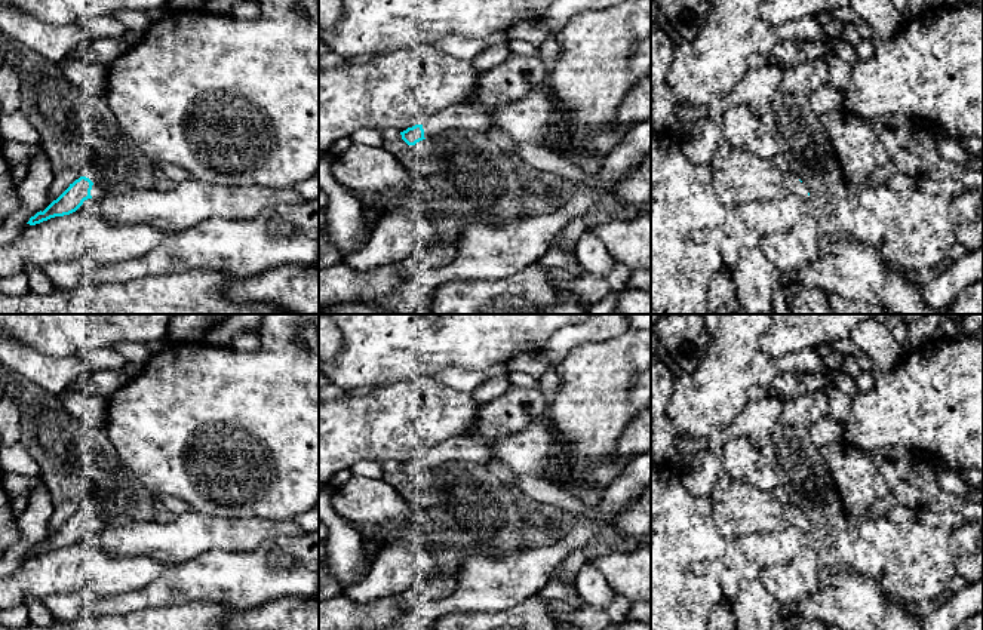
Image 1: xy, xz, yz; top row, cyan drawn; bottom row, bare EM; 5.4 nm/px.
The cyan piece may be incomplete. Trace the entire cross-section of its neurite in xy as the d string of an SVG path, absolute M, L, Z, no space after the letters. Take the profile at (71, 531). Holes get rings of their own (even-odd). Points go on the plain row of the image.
M80 508L56 531L53 532L43 544L37 544L30 550L27 556L36 557L43 553L47 553L55 548L64 548L76 544L85 532L98 531L105 526L105 522L92 514L86 508Z

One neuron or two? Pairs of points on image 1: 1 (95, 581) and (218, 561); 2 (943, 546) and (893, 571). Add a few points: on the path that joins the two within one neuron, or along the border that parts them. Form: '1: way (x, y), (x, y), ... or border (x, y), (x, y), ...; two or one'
1: border (171, 565), (156, 578), (135, 589); two
2: way (931, 547), (917, 562), (905, 562); one

